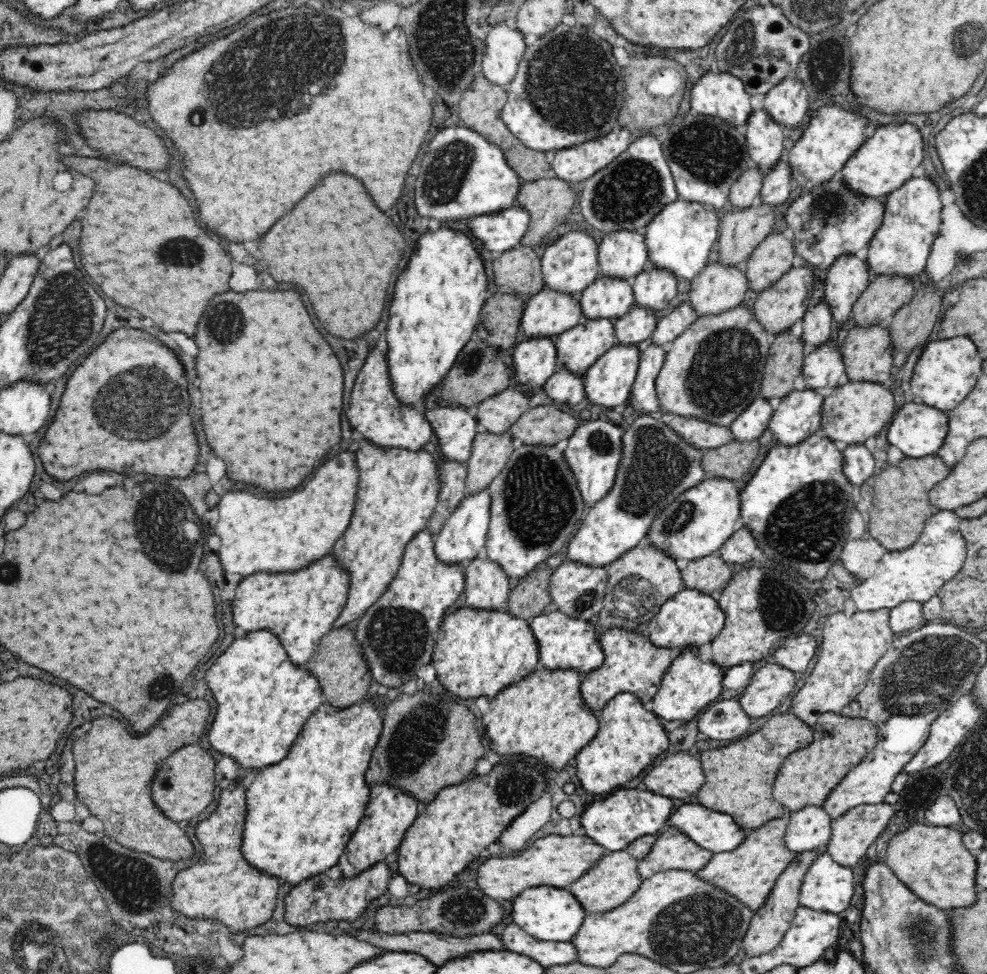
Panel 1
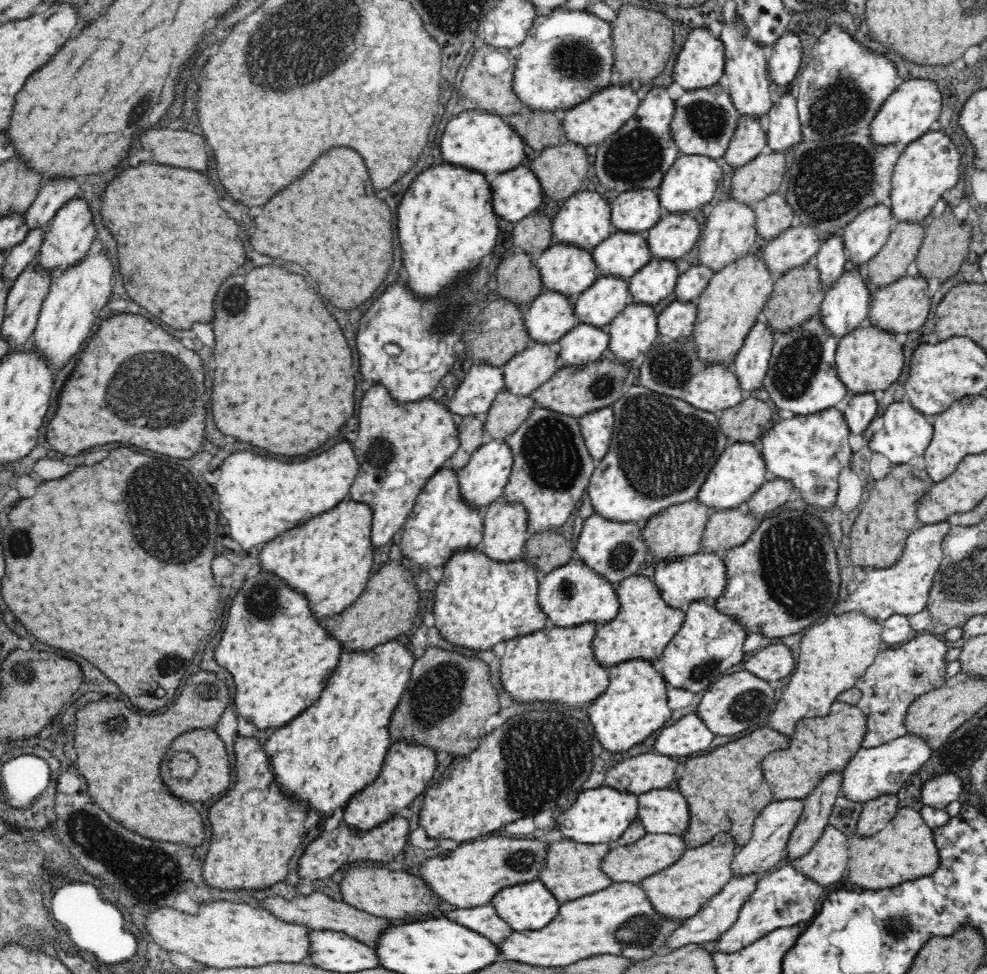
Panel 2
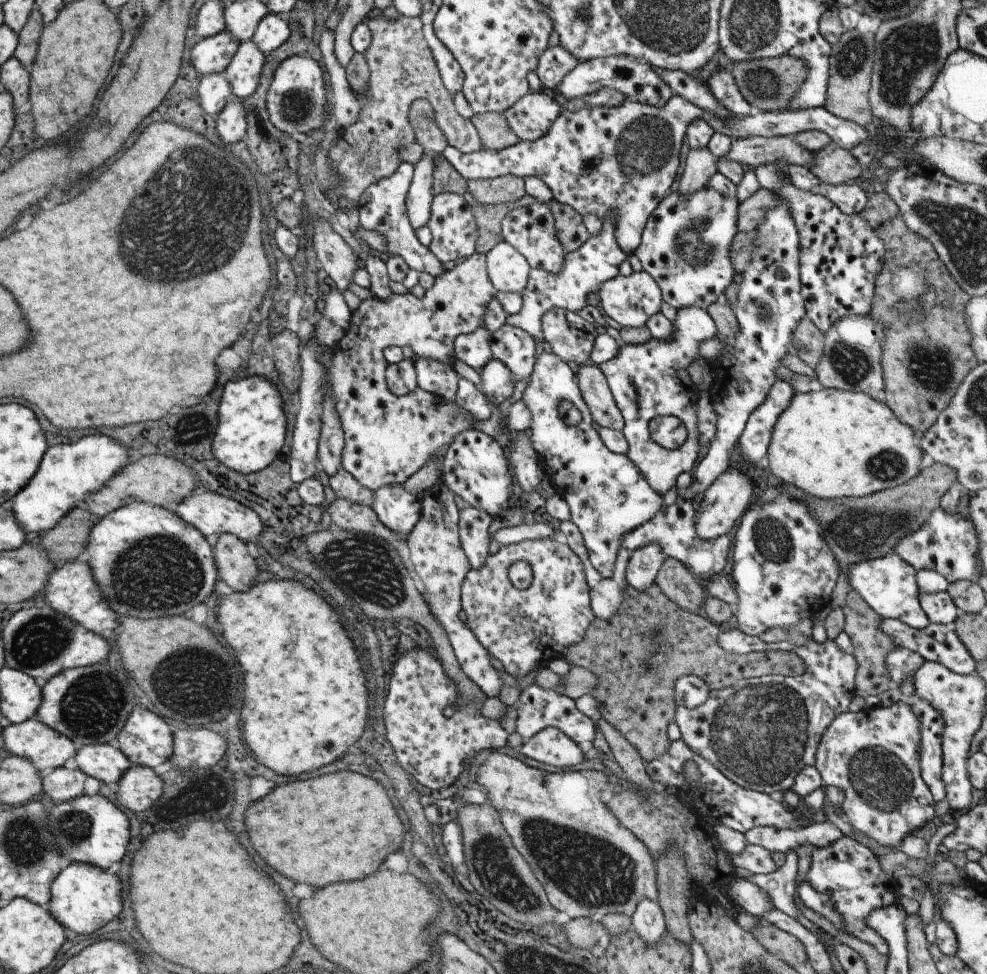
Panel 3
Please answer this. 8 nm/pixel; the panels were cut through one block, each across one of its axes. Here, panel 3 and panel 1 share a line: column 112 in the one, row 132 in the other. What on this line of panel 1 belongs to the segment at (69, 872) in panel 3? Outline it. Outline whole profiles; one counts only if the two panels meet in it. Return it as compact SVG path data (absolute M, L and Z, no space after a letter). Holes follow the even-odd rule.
M908 122L897 126L882 125L846 161L839 177L854 195L884 200L886 195L898 191L898 188L908 183L908 180L912 180L912 171L922 164L922 160L924 160L924 144L916 127Z

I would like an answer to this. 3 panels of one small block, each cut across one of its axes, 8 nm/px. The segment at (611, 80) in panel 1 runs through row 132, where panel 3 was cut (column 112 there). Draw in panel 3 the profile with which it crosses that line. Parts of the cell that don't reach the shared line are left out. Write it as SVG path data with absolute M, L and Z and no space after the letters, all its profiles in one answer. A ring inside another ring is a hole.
M134 502L100 517L89 531L84 558L103 598L119 618L183 615L210 596L218 578L205 537L173 510L147 503Z

